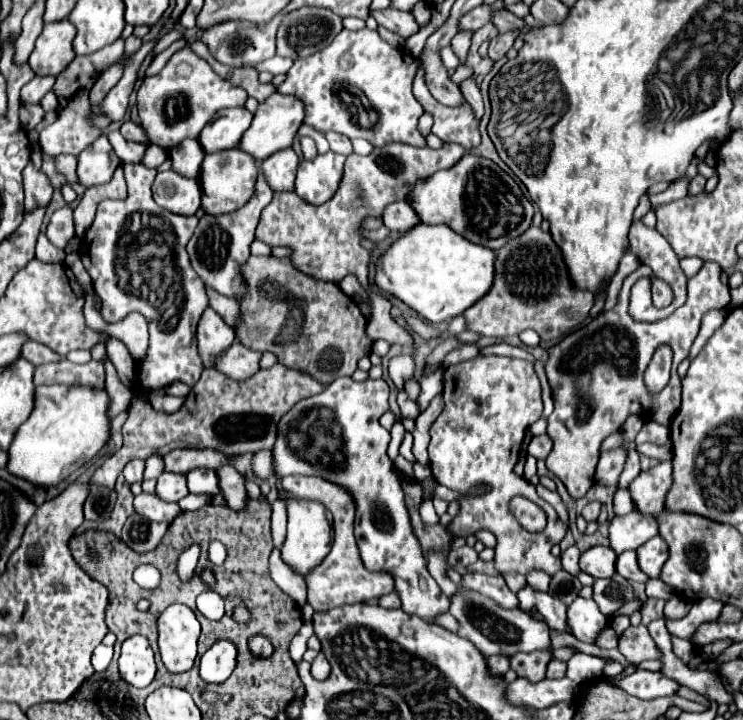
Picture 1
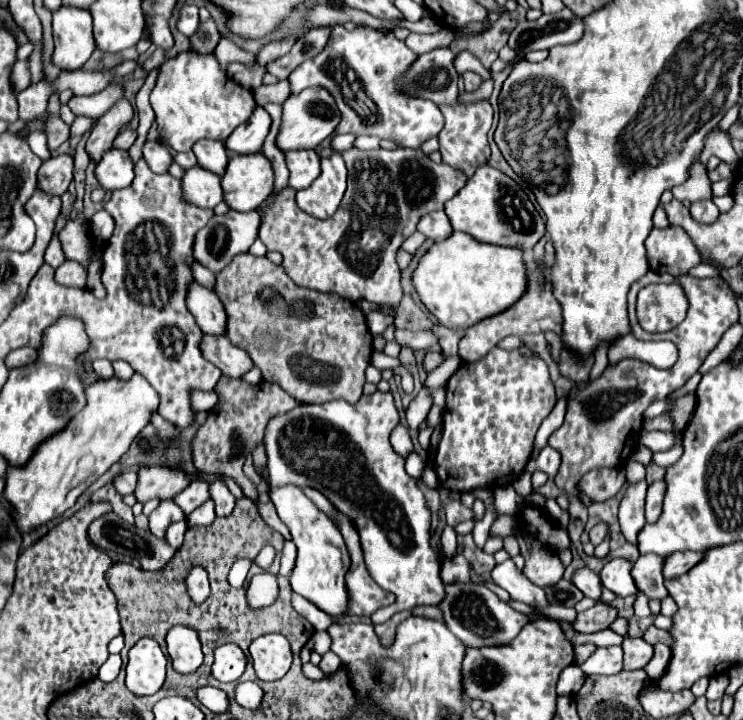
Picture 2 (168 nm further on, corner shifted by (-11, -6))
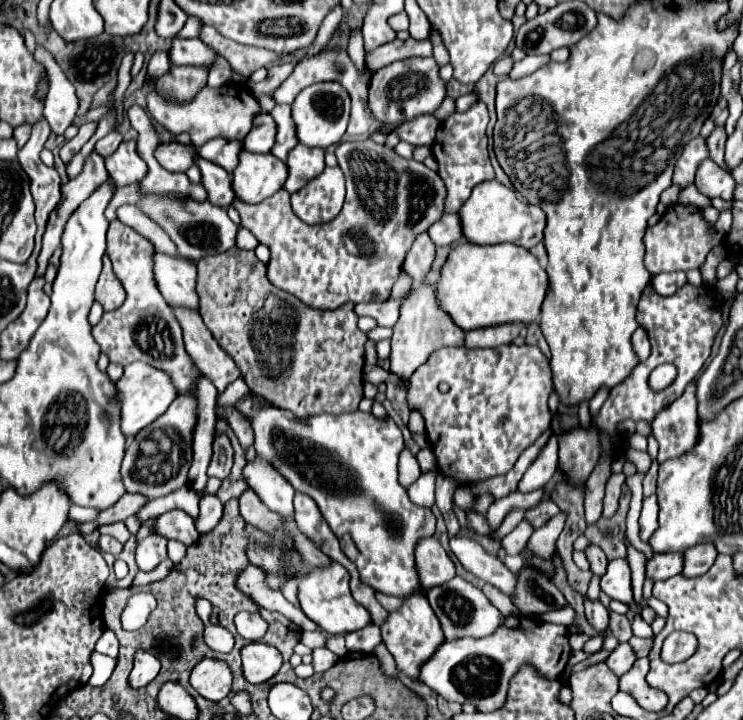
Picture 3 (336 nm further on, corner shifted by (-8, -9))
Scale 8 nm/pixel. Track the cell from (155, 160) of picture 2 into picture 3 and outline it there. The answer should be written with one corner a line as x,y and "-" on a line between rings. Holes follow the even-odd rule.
179,142
161,144
155,152
155,158
169,172
185,172
197,160
197,146
193,146
193,144
185,146

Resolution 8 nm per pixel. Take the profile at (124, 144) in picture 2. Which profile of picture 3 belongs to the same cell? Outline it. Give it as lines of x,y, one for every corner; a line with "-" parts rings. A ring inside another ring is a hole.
113,130
113,132
109,132
107,136
103,136
101,140
97,140
97,144
95,144
95,152
97,152
99,156
107,158
107,156
111,156
111,154
119,148
121,142
123,142
123,136
121,136
117,130

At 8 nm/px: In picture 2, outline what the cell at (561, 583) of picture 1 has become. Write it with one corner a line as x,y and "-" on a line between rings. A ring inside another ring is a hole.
566,579
558,581
554,587
548,587
546,595
550,605
564,605
564,607
574,607
584,597
580,589
576,589
576,585

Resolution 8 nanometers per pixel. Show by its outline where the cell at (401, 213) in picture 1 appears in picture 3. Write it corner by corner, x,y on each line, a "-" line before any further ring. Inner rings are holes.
443,214
427,232
429,232
431,240
435,242
435,246
455,244
463,236
461,218
459,218
459,214

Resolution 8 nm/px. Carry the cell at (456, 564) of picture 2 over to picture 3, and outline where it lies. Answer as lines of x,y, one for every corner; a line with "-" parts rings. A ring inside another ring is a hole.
421,538
415,548
417,574
421,576
423,588
433,588
449,582
455,576
455,564
443,550
437,538

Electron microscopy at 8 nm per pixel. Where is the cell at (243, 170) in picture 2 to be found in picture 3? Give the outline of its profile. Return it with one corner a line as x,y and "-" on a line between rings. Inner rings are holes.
241,152
239,164
233,170
235,196
247,204
263,202
283,188
287,180
287,164
273,154

